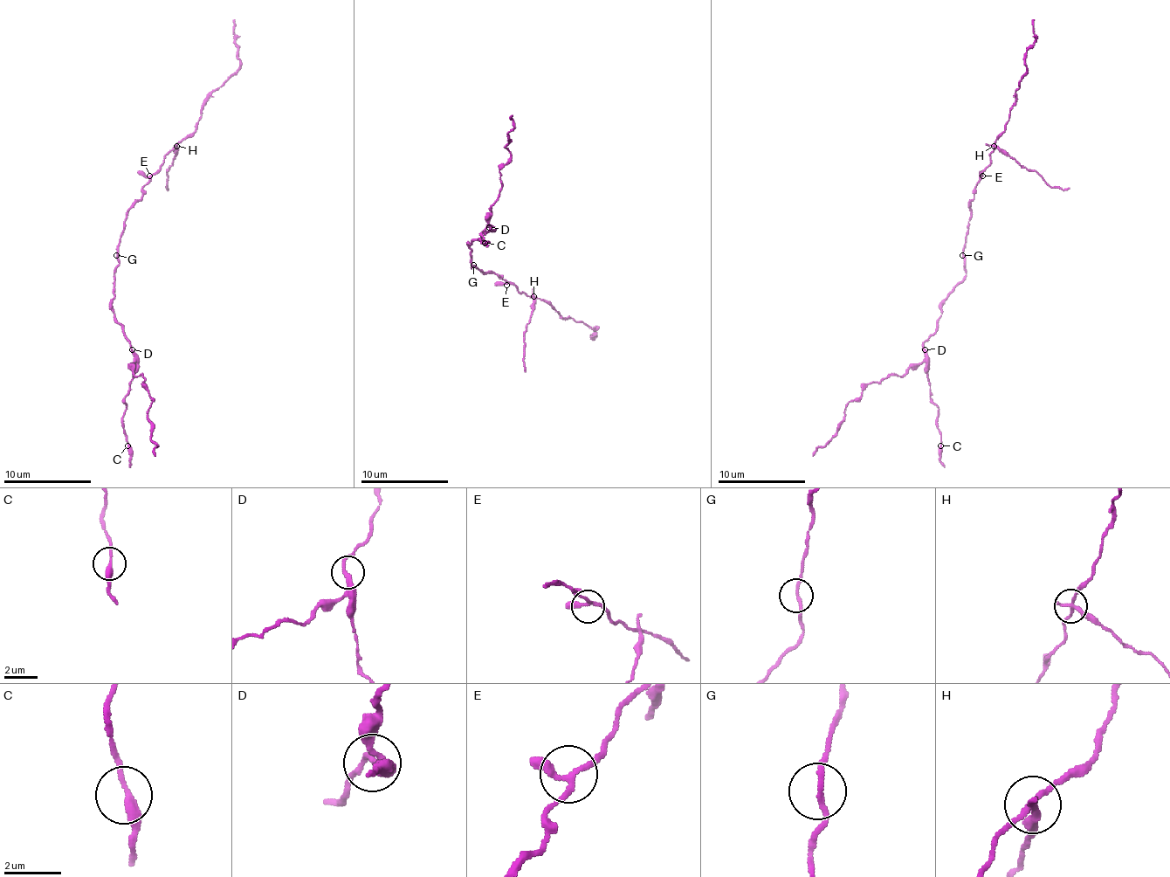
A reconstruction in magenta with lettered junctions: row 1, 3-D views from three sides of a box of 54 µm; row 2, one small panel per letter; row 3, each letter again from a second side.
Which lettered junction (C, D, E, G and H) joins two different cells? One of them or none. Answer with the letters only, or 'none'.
H

